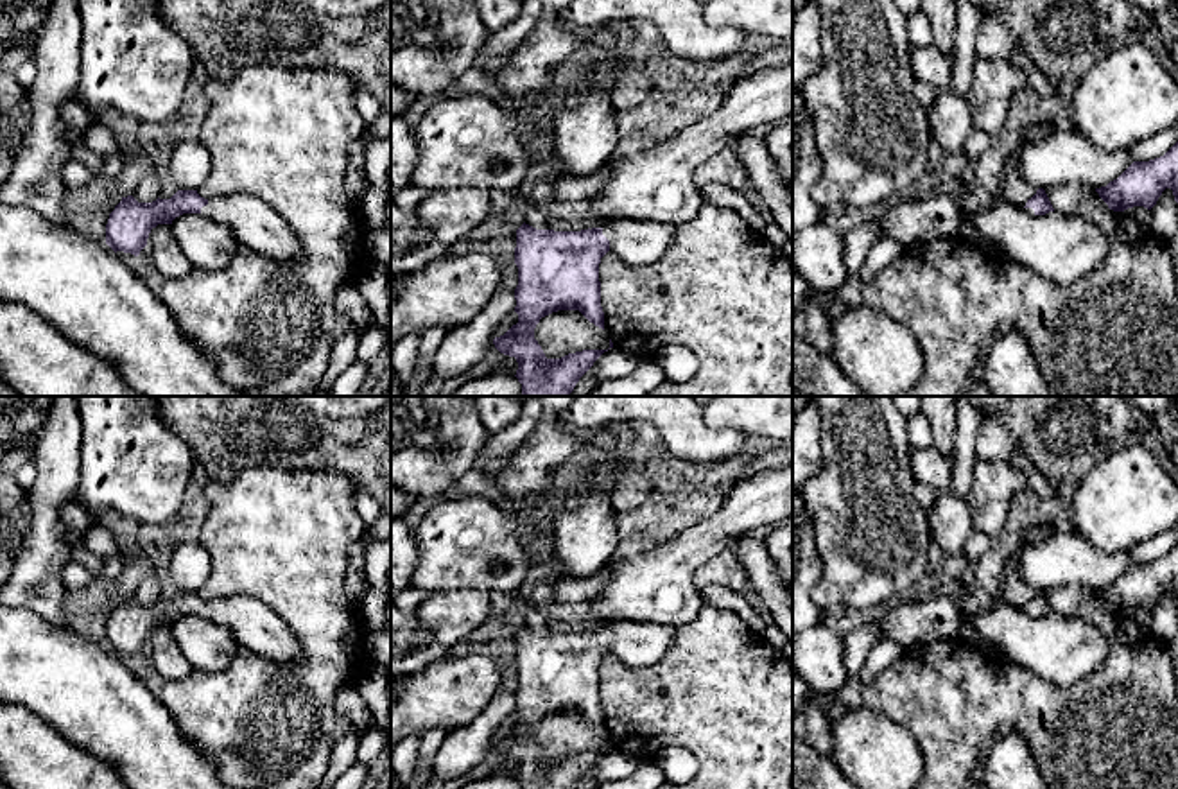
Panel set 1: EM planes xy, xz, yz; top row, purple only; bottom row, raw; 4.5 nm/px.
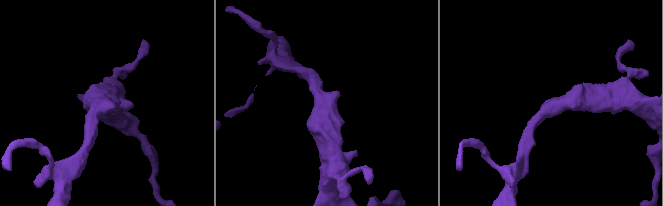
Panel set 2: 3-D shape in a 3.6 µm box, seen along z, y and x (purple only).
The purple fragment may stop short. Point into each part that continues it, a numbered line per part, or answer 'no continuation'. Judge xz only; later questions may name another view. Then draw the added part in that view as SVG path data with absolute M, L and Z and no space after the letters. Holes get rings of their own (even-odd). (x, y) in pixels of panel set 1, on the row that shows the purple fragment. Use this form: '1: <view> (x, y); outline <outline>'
1: xz (637, 244); outline M613 222L602 228L610 251L628 265L649 265L667 251L676 224L665 222Z

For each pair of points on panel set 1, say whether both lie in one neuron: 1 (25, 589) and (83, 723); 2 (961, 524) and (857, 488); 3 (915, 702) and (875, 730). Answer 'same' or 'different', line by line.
1: different
2: different
3: different

